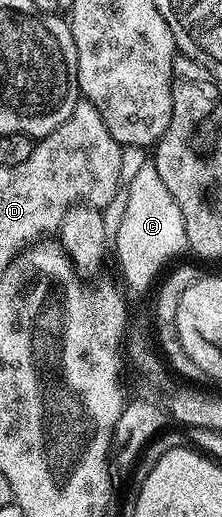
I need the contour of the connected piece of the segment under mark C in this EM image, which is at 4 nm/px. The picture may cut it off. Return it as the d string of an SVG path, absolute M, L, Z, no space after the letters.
M153 160L140 164L134 179L125 183L124 193L124 220L120 220L120 228L112 235L112 250L118 253L118 266L127 286L125 289L142 294L159 281L160 275L174 262L172 260L177 254L187 253L184 216L180 216L180 204L172 200L172 192L168 192L164 180L160 180L160 172L156 172Z

